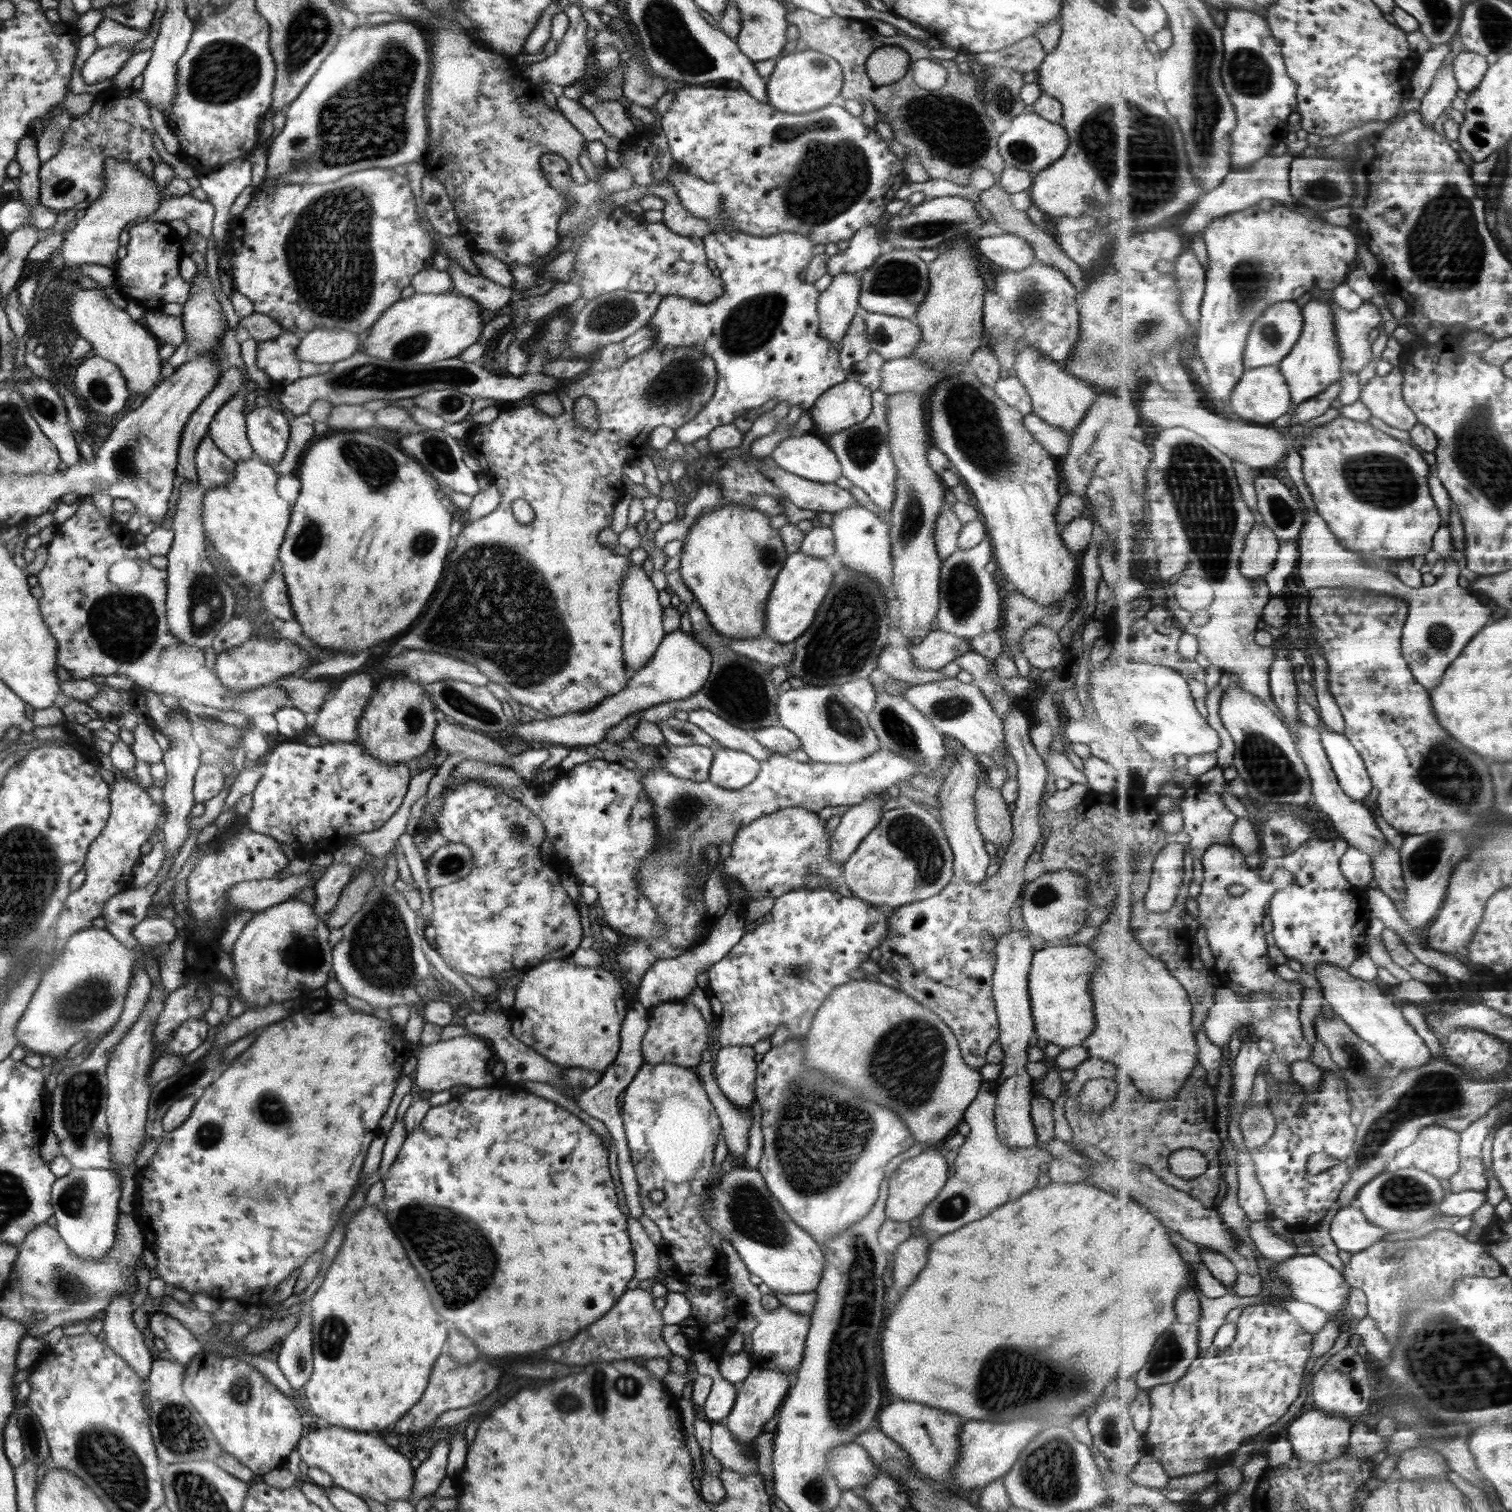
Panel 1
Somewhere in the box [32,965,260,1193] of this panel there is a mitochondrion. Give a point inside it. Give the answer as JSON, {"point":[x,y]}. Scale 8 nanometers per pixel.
{"point":[81,1091]}

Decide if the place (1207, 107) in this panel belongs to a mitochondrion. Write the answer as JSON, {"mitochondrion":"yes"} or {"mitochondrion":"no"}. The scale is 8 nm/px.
{"mitochondrion":"yes"}

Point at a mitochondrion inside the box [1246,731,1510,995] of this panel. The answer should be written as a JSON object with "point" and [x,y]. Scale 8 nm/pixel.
{"point":[1452,777]}

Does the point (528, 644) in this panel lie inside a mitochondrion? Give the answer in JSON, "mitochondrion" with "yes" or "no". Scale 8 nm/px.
{"mitochondrion":"yes"}

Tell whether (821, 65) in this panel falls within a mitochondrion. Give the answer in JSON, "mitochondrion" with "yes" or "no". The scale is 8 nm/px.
{"mitochondrion":"yes"}

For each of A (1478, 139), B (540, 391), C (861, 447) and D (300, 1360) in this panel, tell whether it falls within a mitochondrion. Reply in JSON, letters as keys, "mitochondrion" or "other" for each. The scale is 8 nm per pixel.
{"A":"other","B":"other","C":"mitochondrion","D":"mitochondrion"}

